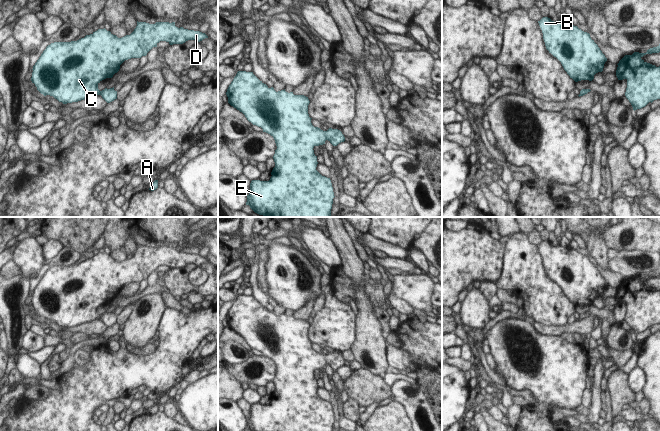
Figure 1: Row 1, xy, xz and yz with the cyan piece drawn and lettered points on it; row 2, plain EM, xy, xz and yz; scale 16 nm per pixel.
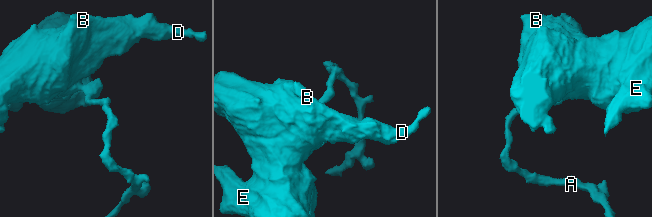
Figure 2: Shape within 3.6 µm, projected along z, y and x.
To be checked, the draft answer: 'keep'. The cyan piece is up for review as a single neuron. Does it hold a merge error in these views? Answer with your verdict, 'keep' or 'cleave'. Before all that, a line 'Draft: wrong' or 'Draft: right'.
Draft: right
keep

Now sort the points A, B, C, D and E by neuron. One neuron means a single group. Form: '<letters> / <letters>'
A B C D E

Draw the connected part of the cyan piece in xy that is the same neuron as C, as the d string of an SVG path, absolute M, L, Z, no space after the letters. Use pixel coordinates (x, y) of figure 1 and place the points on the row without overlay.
M137 245L134 255L122 262L118 262L105 252L98 253L77 265L54 266L48 269L33 290L31 305L41 318L53 320L63 328L89 323L95 319L101 319L107 327L110 327L117 323L117 315L114 311L100 315L98 308L106 302L112 302L125 284L146 280L160 265L173 269L183 268L188 264L195 264L198 267L205 262L208 262L205 257L178 252L175 246L149 248Z

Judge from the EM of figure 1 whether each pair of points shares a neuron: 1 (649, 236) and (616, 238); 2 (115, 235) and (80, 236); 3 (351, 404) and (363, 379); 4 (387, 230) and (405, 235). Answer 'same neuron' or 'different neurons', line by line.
1: same neuron
2: different neurons
3: different neurons
4: same neuron

